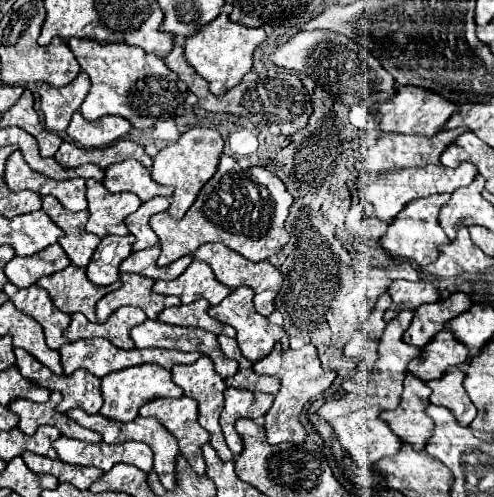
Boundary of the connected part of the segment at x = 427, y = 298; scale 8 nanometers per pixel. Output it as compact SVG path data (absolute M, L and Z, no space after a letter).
M396 280L390 290L392 298L392 308L386 312L384 320L390 322L400 310L416 310L418 306L426 302L438 302L440 292L434 284L430 282L406 282L406 280Z

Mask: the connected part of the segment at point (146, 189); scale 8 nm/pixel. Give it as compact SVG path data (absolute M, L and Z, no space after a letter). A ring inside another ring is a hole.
M126 160L120 164L110 164L104 170L102 184L108 192L134 192L142 202L154 198L154 196L172 196L172 186L154 184L150 172L134 160Z

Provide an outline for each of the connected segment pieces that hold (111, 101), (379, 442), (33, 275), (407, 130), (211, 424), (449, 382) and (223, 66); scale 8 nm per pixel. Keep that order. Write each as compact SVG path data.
M70 38L68 46L80 68L90 76L92 88L80 108L86 120L98 120L108 114L122 116L138 130L152 128L156 120L176 118L184 112L186 84L156 54L144 54L140 48L126 44L98 44L94 40Z
M366 406L366 408L358 410L358 412L352 412L348 416L336 418L332 422L336 438L340 440L340 444L344 446L344 450L354 458L354 462L360 468L374 468L374 464L378 460L394 456L396 452L400 452L400 439L390 432L390 428L386 426L386 422L382 422L378 414L380 414L378 406Z
M52 244L34 256L26 256L26 258L14 256L6 264L4 272L14 286L28 288L28 286L36 284L38 278L60 272L66 266L70 266L70 258L66 256L66 252L62 250L60 244Z
M406 86L406 88L398 88L396 98L386 100L380 106L380 114L382 114L382 122L380 128L382 132L388 134L422 134L422 136L434 136L444 124L446 120L458 112L456 106L452 102L446 102L442 96L438 94L430 94L428 90L416 88L416 86Z
M200 356L194 364L174 364L172 366L172 380L184 390L186 396L194 398L198 402L198 422L204 430L208 430L210 434L210 444L212 448L218 452L218 456L222 460L234 460L234 454L232 450L228 448L226 440L224 440L224 434L220 430L220 424L218 424L218 418L220 418L220 412L224 408L224 390L226 390L226 384L224 380L220 378L220 374L216 374L214 370L214 364L210 362L208 356Z
M460 366L458 370L450 370L450 374L442 378L442 382L428 382L428 386L432 388L430 402L436 406L446 406L460 426L468 426L476 418L476 406L468 398L462 382L464 372Z
M220 14L216 20L208 22L196 34L184 38L184 58L186 62L208 82L210 92L224 94L232 86L236 86L244 74L252 68L254 50L266 40L264 28L248 28L244 24L232 22L226 14Z

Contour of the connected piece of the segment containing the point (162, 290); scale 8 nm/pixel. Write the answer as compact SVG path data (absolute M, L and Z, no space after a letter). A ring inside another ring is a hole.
M192 260L192 264L184 270L184 274L180 274L176 280L158 280L154 282L152 288L156 294L164 294L164 296L178 296L182 300L182 304L190 304L194 300L208 300L212 306L220 304L228 294L228 286L220 284L216 280L216 276L212 274L212 268L206 262L200 260Z

